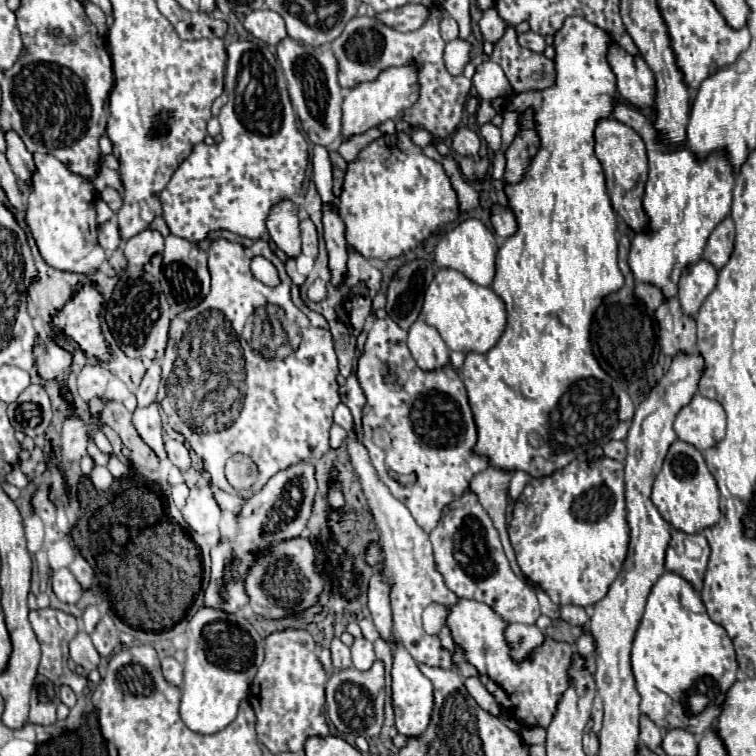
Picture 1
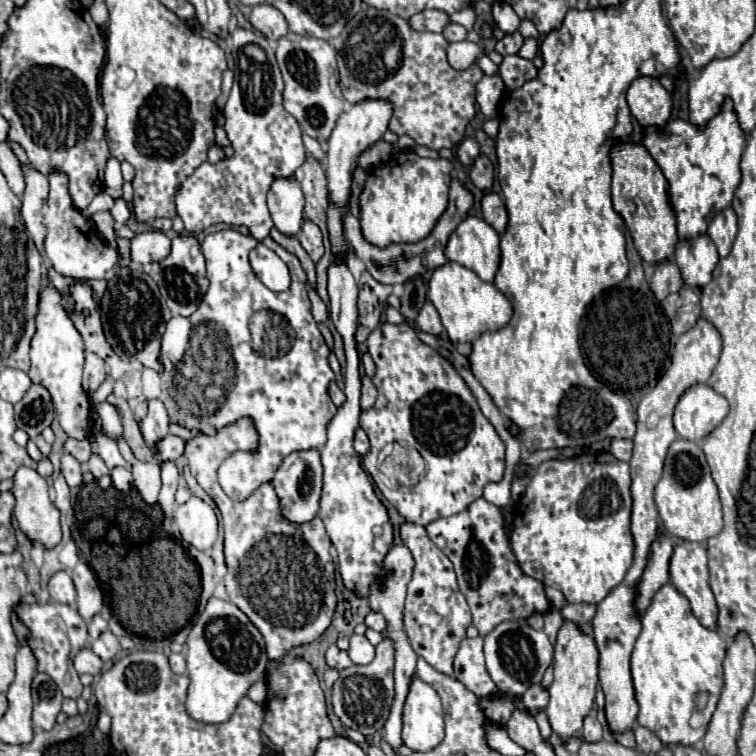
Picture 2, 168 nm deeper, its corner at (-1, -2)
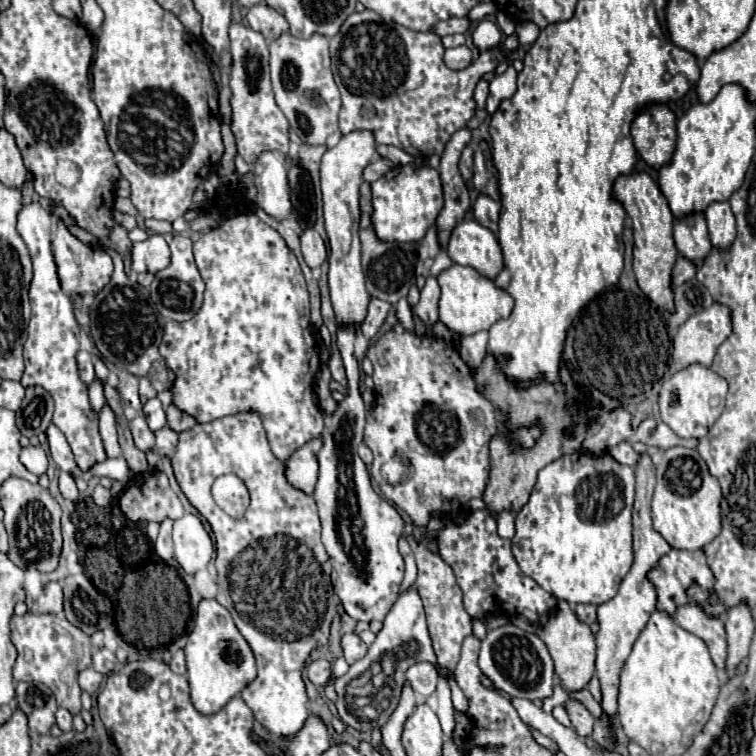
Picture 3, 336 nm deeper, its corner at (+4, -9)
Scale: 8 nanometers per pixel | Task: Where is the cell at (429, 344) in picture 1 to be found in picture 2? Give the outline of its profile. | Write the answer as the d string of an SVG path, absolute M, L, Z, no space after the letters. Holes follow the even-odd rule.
M427 302L419 316L417 316L417 328L421 332L427 332L427 334L433 334L433 336L441 336L443 332L443 326L441 326L441 320L439 320L439 314L437 310L431 306L431 302Z

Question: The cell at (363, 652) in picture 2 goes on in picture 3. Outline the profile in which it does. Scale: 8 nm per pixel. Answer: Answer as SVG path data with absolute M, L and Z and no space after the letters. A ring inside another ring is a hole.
M346 633L346 635L342 637L342 649L344 649L344 659L346 659L350 665L356 663L358 659L362 659L362 657L366 655L366 651L368 651L366 643L364 643L356 633Z

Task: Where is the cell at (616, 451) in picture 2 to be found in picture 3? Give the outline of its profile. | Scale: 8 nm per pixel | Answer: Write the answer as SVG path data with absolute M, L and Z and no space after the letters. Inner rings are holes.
M620 441L616 447L612 447L612 449L610 449L610 455L612 455L618 463L630 465L630 467L634 467L636 461L638 461L638 457L640 457L640 455L634 451L632 443L628 443L628 441Z

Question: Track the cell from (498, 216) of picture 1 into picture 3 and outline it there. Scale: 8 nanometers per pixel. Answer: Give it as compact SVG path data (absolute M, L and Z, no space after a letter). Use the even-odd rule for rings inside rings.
M480 195L474 203L474 217L480 225L486 225L492 233L498 231L498 213L500 213L500 203L490 199L488 195Z

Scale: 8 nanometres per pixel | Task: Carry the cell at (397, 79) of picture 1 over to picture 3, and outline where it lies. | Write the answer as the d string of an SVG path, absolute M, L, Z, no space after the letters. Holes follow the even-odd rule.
M354 131L342 135L340 143L328 149L322 157L320 181L322 181L322 201L324 201L324 221L330 239L330 297L336 313L338 327L358 327L366 319L366 309L370 295L366 291L366 277L360 265L360 185L362 171L374 159L376 141L370 131Z

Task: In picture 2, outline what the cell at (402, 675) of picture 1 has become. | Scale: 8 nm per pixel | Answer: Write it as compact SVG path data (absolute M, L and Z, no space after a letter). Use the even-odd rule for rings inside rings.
M413 676L403 710L403 742L411 750L427 752L443 740L443 706L427 682Z

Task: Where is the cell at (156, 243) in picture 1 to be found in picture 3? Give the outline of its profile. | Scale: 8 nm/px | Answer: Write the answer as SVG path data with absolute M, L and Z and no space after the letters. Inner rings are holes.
M150 235L142 243L134 243L131 266L136 272L158 273L170 265L170 249L162 235Z

